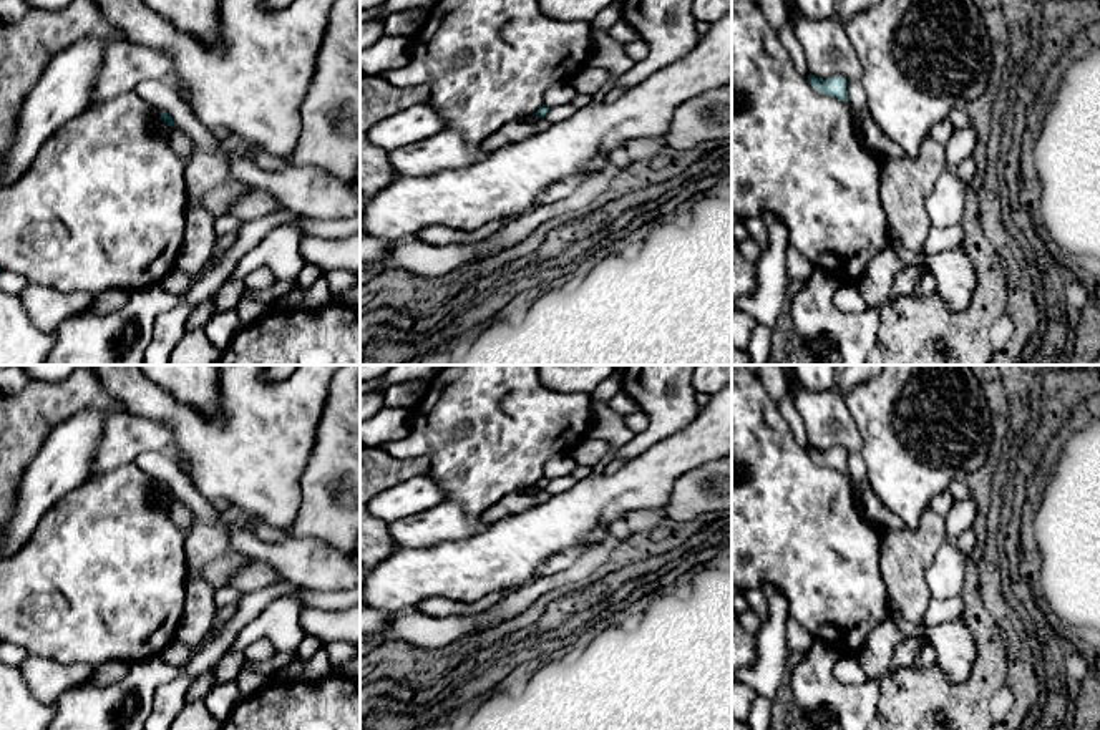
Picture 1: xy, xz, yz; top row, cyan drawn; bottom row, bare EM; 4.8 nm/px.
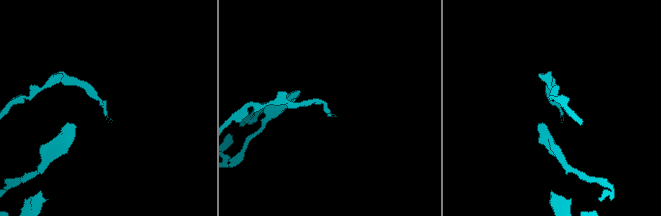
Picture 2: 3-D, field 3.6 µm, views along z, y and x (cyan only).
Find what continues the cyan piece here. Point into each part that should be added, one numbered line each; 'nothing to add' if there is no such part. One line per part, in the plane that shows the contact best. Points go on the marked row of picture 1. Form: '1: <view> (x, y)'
nothing to add

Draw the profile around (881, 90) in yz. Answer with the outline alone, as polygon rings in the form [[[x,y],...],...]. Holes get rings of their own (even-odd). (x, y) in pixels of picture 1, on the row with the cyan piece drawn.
[[[881,0],[844,23],[844,32],[863,66],[866,108],[909,158],[959,101],[976,100],[987,88],[992,43],[972,0]]]

